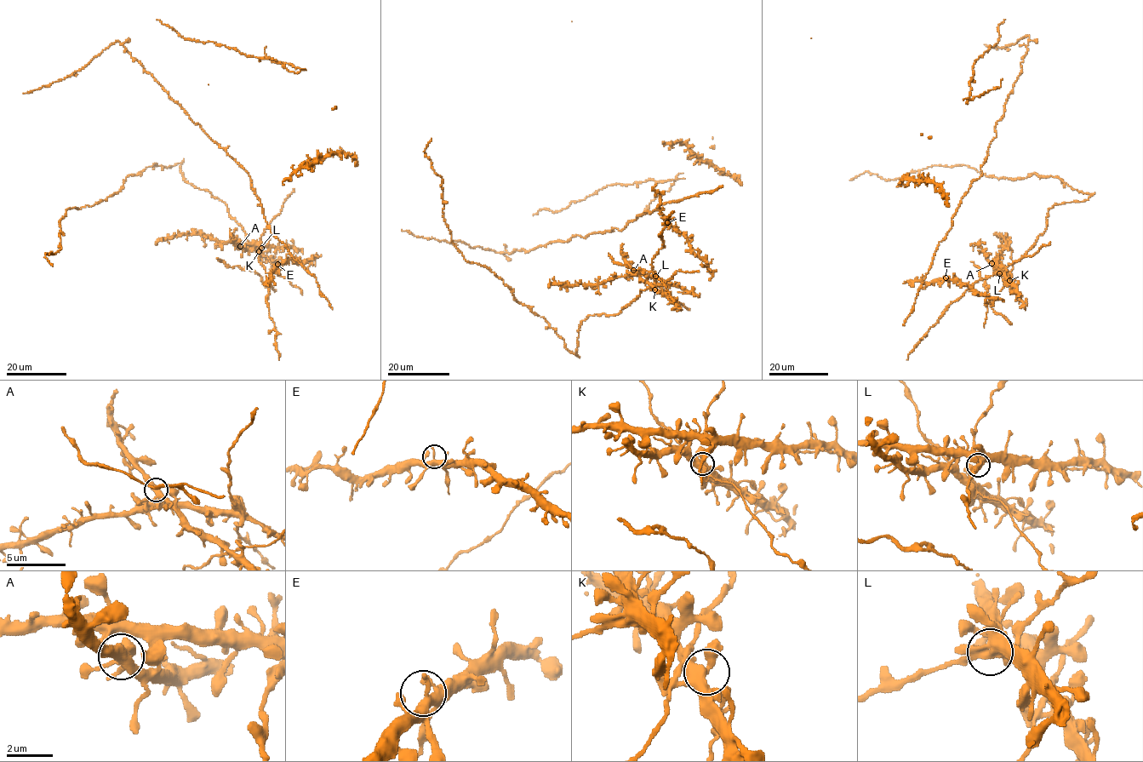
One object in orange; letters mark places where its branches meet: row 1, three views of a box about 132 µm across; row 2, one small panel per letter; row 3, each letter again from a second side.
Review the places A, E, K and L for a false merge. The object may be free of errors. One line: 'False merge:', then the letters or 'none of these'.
False merge: L

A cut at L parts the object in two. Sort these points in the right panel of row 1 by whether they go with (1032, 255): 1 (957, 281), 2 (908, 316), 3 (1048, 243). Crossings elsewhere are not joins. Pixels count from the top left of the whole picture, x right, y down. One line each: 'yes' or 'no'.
1: no
2: no
3: yes

